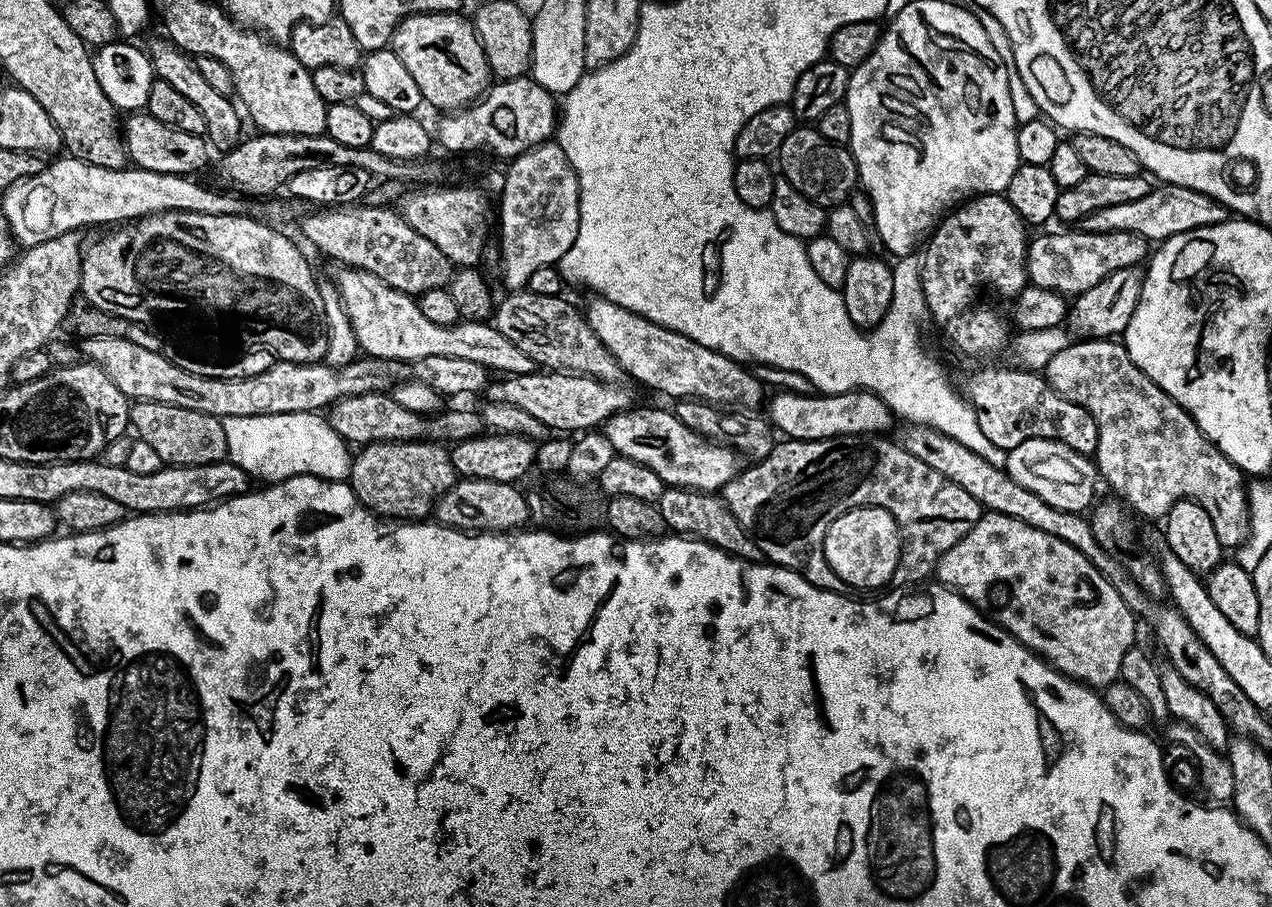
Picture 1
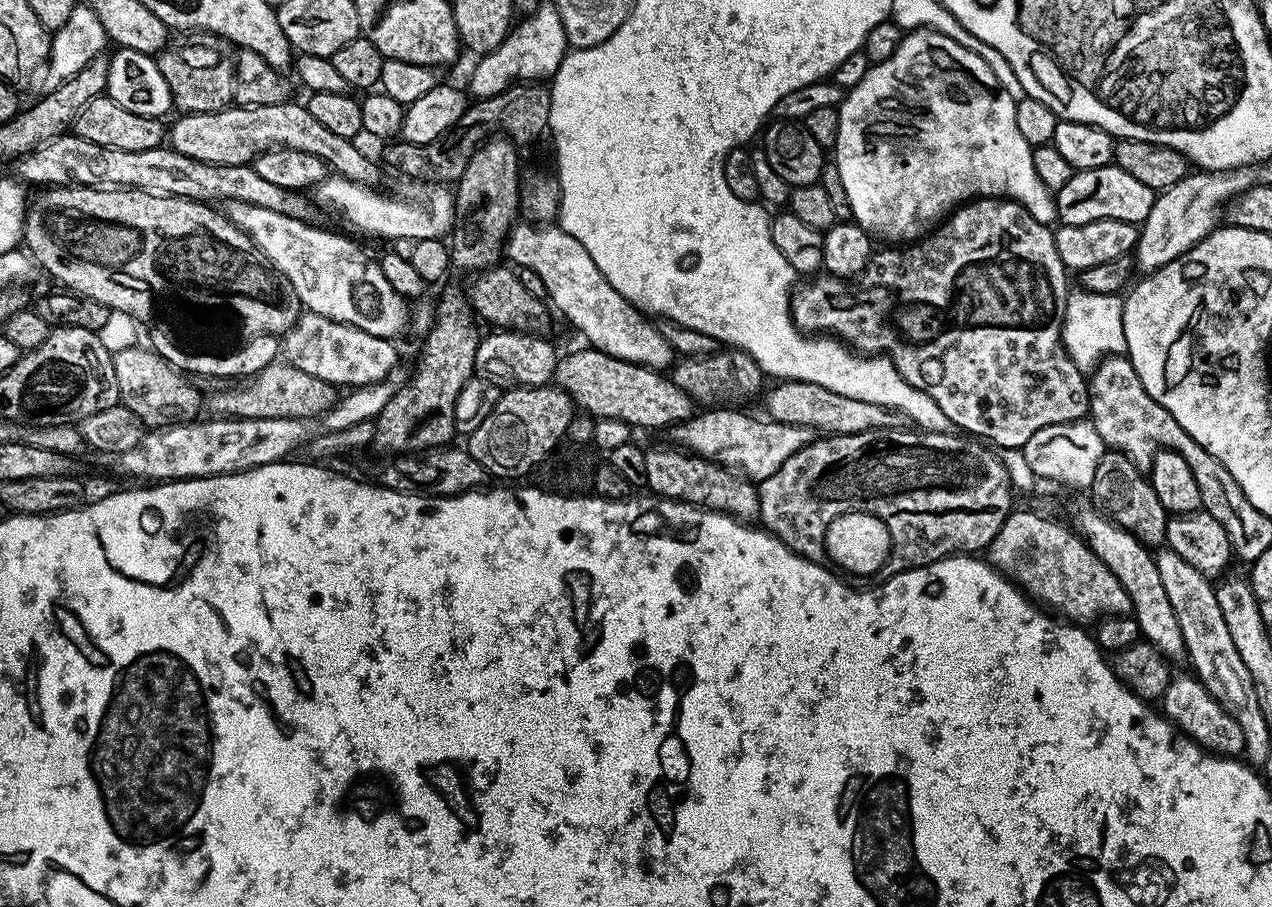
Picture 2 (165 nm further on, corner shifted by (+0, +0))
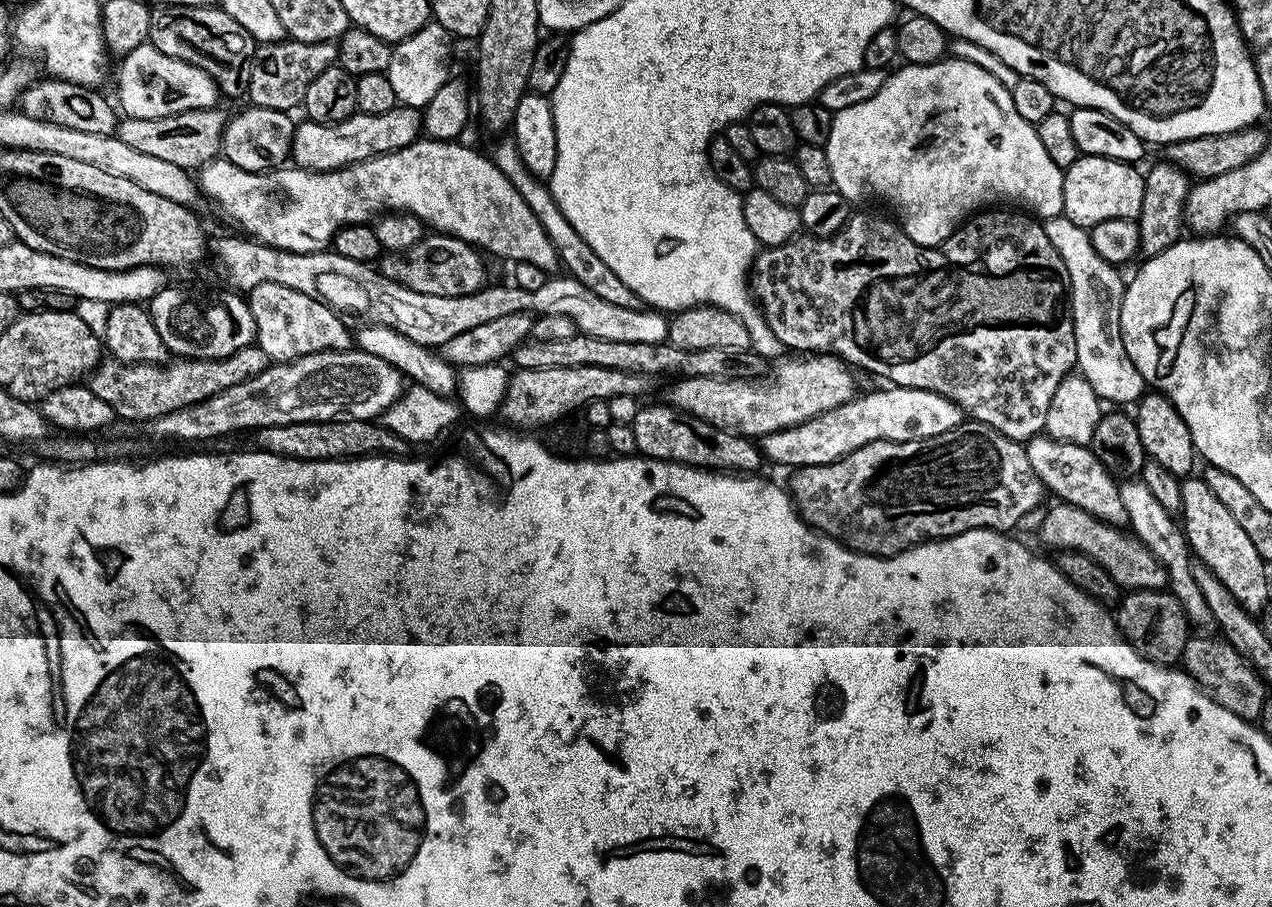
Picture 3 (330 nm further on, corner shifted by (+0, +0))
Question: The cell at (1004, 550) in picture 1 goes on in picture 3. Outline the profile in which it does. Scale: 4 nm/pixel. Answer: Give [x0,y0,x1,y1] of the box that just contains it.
[1040,502,1168,589]

